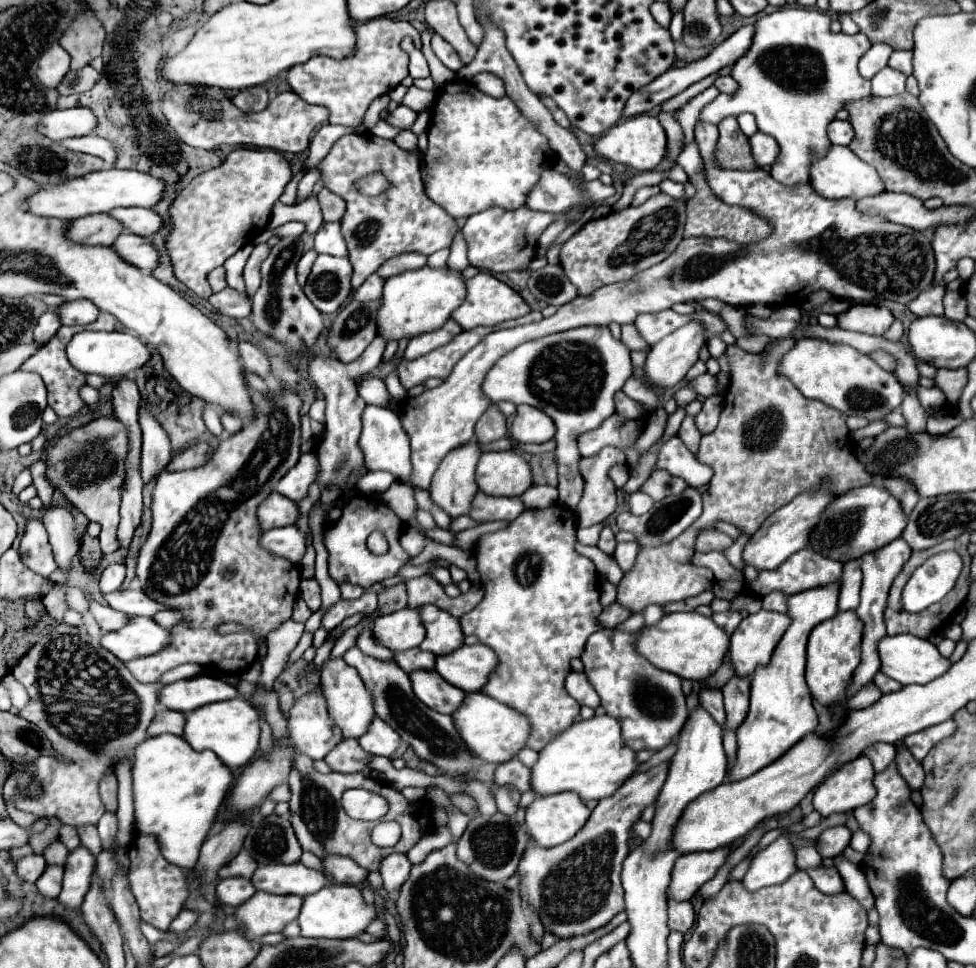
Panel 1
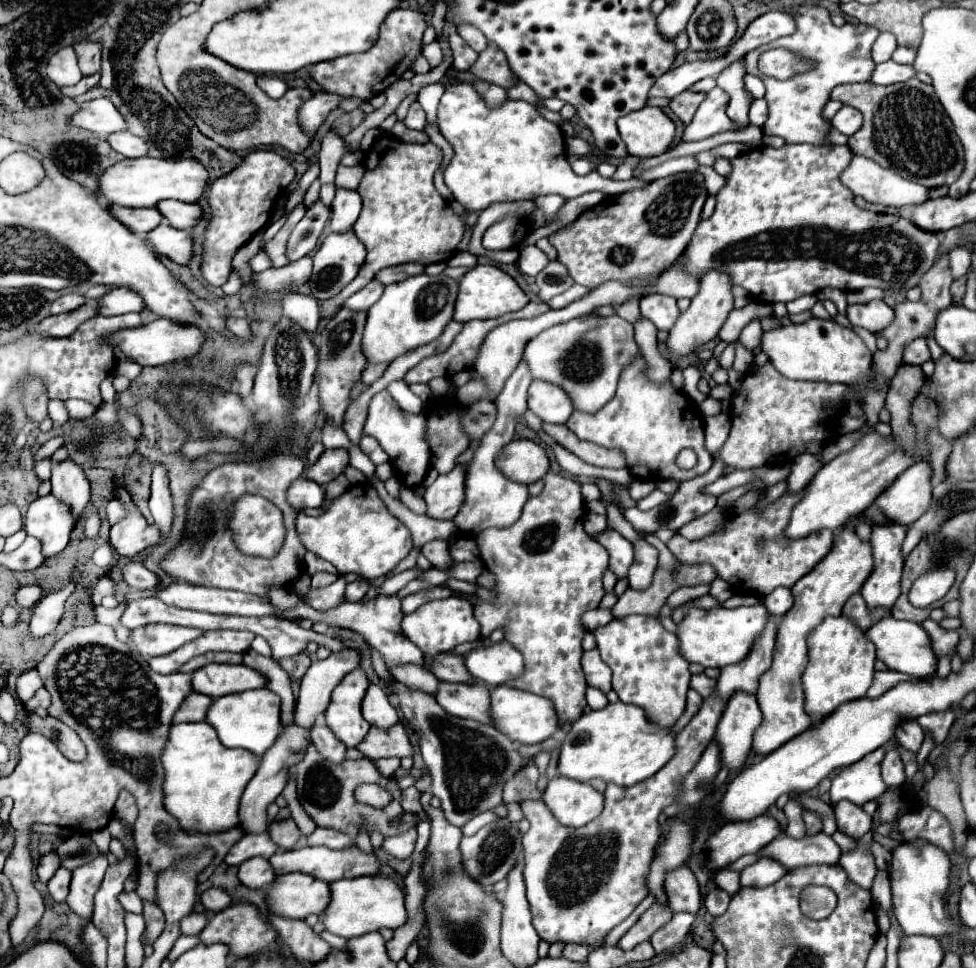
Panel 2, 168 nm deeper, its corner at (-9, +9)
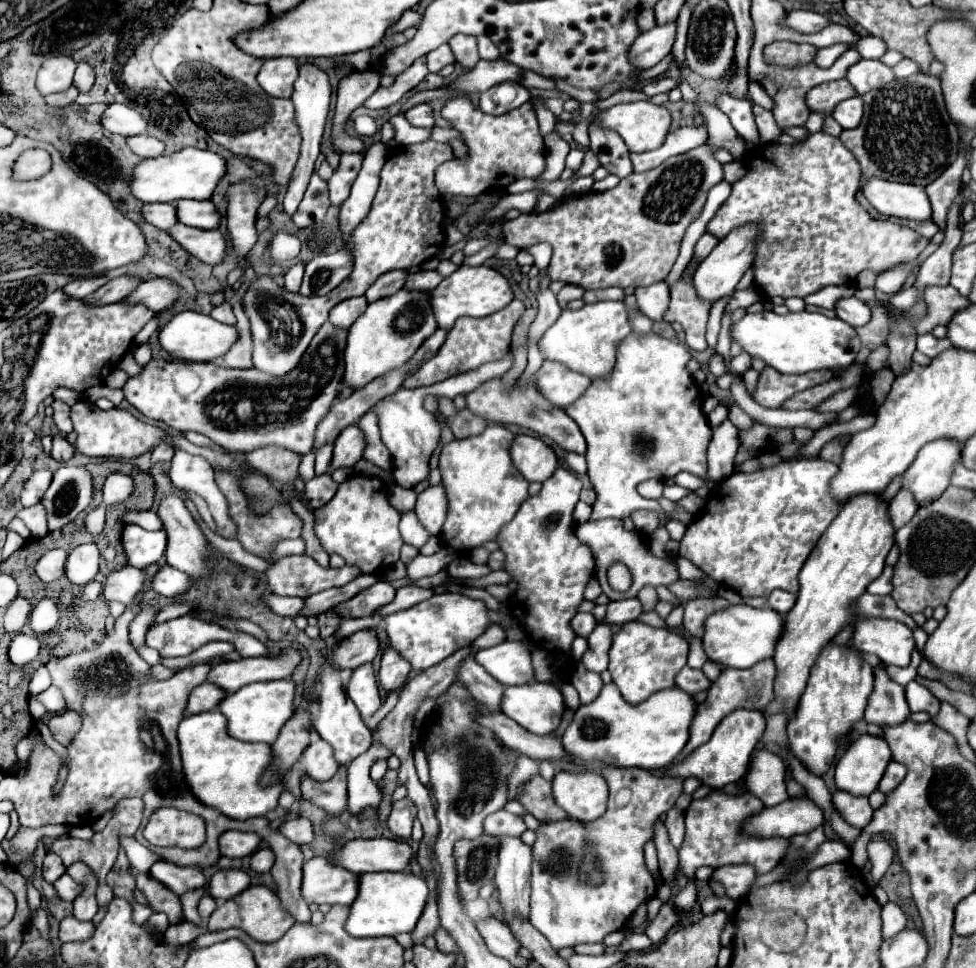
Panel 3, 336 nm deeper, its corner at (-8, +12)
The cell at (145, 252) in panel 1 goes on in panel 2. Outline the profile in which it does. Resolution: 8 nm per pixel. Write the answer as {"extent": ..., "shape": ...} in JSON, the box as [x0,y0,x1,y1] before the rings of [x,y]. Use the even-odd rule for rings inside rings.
{"extent":[145,224,193,264],"shape":[[[159,224],[155,230],[147,232],[145,240],[149,242],[155,254],[167,256],[175,264],[187,264],[191,258],[193,240],[189,230],[175,230],[167,224]]]}

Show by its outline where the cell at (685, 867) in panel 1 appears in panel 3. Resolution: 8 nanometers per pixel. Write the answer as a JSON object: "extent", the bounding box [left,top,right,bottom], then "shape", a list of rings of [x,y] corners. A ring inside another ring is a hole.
{"extent":[744,797,824,837],"shape":[[[794,797],[780,805],[764,807],[762,813],[744,823],[744,831],[754,837],[792,837],[810,833],[822,823],[824,811],[810,797]]]}

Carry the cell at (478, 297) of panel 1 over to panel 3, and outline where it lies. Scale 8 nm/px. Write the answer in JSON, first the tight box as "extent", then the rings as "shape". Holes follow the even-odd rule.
{"extent":[430,265,512,329],"shape":[[[460,265],[450,277],[442,279],[442,283],[430,291],[430,305],[436,317],[436,323],[440,329],[450,329],[458,317],[486,317],[496,313],[498,309],[506,307],[512,301],[512,289],[504,275],[500,275],[496,269],[490,269],[486,265],[470,267]]]}

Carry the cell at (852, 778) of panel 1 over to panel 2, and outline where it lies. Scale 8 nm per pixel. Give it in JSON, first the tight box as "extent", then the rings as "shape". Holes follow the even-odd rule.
{"extent":[831,748,887,806],"shape":[[[885,748],[873,750],[859,762],[843,768],[831,784],[831,806],[835,806],[839,800],[849,800],[857,806],[863,806],[869,800],[877,800],[879,794],[887,790],[883,778],[881,778],[881,760],[883,760]]]}

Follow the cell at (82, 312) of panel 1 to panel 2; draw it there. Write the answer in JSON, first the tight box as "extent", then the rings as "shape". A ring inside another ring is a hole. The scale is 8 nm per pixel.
{"extent":[97,288,145,316],"shape":[[[115,288],[97,300],[97,314],[99,316],[141,312],[143,308],[145,308],[143,300],[137,294],[131,294],[131,290],[123,290],[123,288]]]}

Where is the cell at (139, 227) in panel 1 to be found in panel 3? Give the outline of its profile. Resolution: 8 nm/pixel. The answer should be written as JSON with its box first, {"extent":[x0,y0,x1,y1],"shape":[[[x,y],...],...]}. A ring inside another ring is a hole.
{"extent":[176,199,222,229],"shape":[[[182,199],[182,201],[176,201],[176,211],[178,211],[180,223],[198,227],[198,229],[216,229],[222,219],[222,215],[218,213],[212,201]]]}

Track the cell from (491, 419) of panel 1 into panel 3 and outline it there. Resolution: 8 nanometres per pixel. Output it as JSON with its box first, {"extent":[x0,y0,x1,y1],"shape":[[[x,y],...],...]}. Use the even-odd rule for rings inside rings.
{"extent":[438,397,486,439],"shape":[[[438,397],[438,401],[440,401],[440,413],[448,419],[448,427],[452,429],[456,439],[466,439],[466,437],[478,435],[486,429],[486,421],[482,421],[482,417],[470,413],[468,409],[456,411],[452,399]]]}

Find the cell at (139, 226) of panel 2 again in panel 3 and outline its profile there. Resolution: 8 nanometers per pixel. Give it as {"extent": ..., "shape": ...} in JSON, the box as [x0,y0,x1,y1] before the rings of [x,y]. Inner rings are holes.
{"extent":[142,203,178,229],"shape":[[[148,203],[144,205],[142,213],[144,213],[144,219],[158,229],[170,229],[178,223],[174,203]]]}

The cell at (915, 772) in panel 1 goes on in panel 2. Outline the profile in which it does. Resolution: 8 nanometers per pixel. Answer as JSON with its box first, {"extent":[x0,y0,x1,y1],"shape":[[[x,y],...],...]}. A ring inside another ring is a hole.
{"extent":[895,722,925,754],"shape":[[[907,722],[907,726],[903,726],[903,730],[899,730],[899,734],[895,736],[895,740],[909,752],[917,754],[923,740],[925,740],[925,732],[917,722]]]}

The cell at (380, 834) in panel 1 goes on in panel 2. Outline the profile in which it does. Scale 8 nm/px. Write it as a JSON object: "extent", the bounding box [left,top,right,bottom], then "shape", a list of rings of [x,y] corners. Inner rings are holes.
{"extent":[402,786,428,821],"shape":[[[411,786],[407,789],[402,790],[402,807],[412,813],[417,813],[421,816],[421,819],[424,821],[428,821],[428,816],[426,812],[423,810],[422,805],[420,803],[421,793],[416,789],[415,786]]]}

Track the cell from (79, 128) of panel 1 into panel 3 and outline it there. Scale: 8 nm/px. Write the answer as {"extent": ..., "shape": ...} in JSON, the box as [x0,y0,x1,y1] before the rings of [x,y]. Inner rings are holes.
{"extent":[102,103,148,137],"shape":[[[112,103],[104,111],[102,125],[110,133],[118,133],[118,135],[124,135],[124,137],[132,137],[132,135],[146,133],[148,121],[138,111],[126,107],[126,105],[120,105],[120,103]]]}

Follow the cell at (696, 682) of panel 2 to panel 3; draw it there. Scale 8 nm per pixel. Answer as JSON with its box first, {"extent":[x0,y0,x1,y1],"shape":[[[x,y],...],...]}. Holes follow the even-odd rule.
{"extent":[674,667,710,693],"shape":[[[684,667],[678,675],[676,675],[676,679],[674,679],[674,683],[680,687],[680,689],[684,689],[684,691],[688,691],[688,693],[700,693],[700,691],[706,691],[708,687],[710,687],[710,681],[706,679],[706,675],[700,671],[700,669],[692,669],[692,667]]]}

